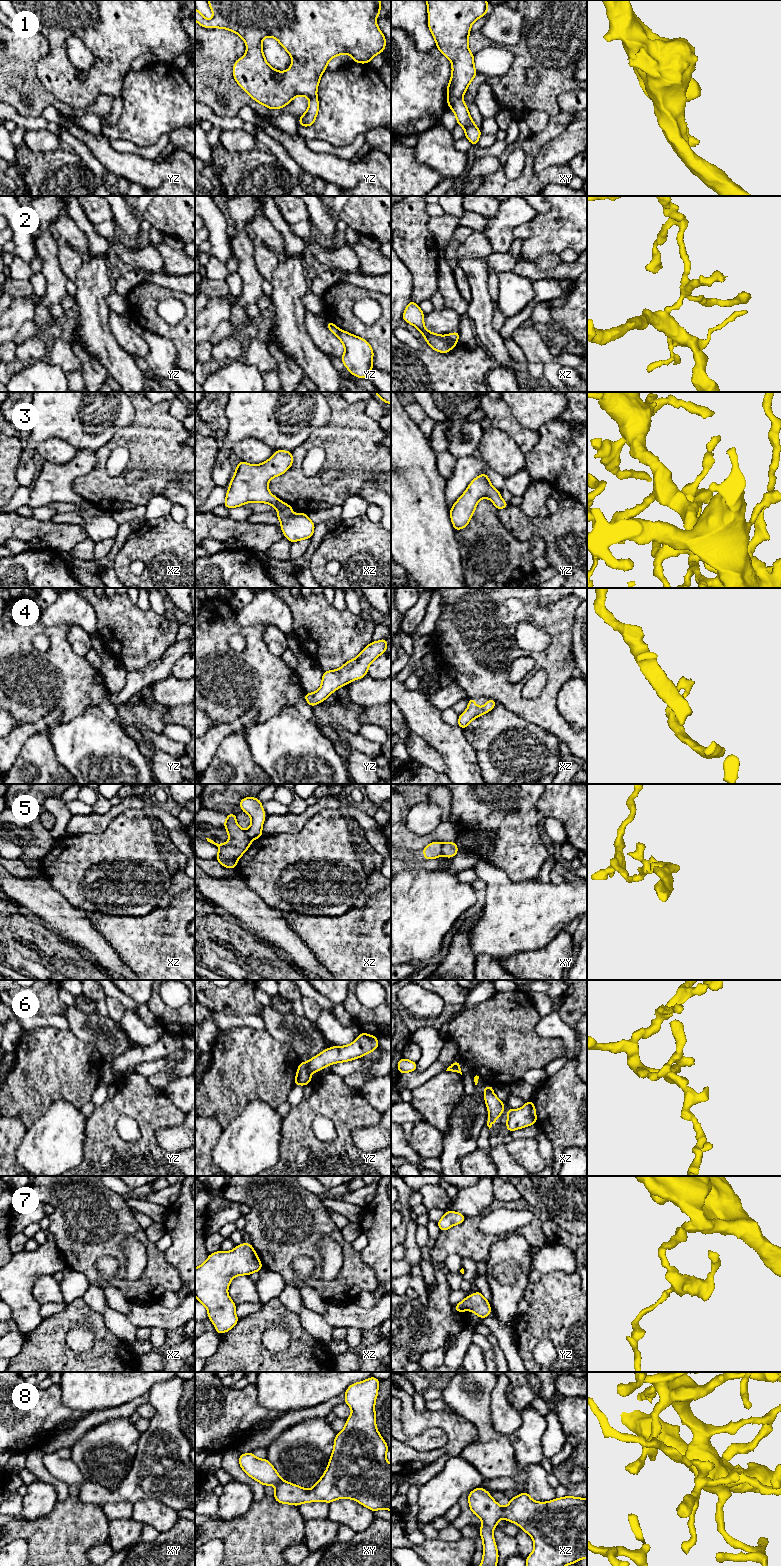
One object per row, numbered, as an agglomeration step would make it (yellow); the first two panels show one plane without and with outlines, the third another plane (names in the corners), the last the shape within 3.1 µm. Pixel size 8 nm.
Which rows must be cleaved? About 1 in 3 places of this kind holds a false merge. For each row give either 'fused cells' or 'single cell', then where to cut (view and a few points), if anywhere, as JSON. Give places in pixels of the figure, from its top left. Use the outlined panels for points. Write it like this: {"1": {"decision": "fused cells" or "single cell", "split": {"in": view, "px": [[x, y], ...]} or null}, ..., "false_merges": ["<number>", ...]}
{"1": {"decision": "fused cells", "split": {"in": "xy", "px": [[461, 97], [450, 107]]}}, "2": {"decision": "fused cells", "split": {"in": "xz", "px": [[447, 335], [455, 342]]}}, "3": {"decision": "single cell", "split": null}, "4": {"decision": "single cell", "split": null}, "5": {"decision": "fused cells", "split": {"in": "xy", "px": [[443, 843], [442, 854]]}}, "6": {"decision": "single cell", "split": null}, "7": {"decision": "single cell", "split": null}, "8": {"decision": "single cell", "split": null}, "false_merges": ["1", "2", "5"]}

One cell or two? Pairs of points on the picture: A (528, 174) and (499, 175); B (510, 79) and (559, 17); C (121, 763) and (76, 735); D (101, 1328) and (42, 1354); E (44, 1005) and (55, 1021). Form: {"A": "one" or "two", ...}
{"A": "one", "B": "one", "C": "one", "D": "one", "E": "two"}

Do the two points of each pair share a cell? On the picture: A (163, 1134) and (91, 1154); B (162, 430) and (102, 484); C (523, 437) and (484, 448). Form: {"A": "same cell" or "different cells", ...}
{"A": "different cells", "B": "same cell", "C": "different cells"}

